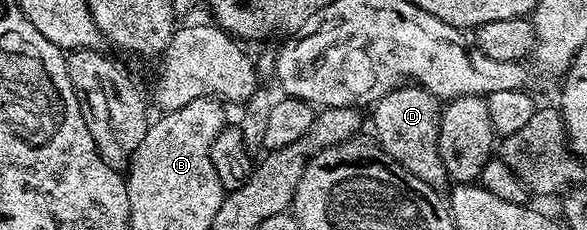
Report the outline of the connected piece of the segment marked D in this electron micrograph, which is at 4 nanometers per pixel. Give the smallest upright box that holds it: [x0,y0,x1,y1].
[372,86,450,189]

